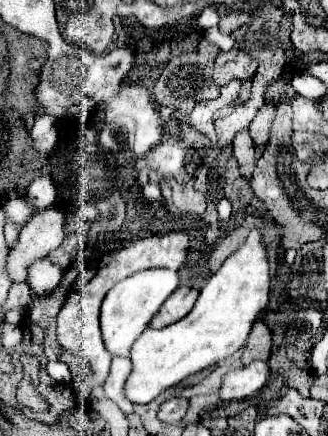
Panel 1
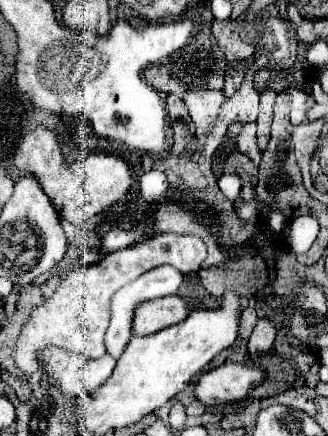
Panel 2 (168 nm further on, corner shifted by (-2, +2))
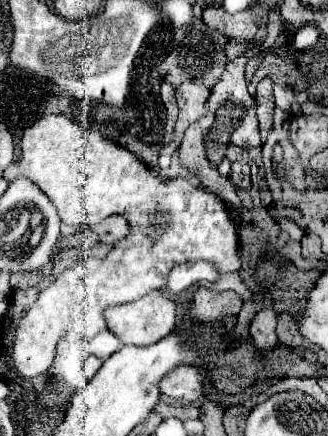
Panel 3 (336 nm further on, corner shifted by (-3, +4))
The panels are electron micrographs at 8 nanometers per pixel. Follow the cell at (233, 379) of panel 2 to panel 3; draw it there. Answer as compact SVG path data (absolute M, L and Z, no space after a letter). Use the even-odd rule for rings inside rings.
M178 365L172 369L172 373L166 373L158 389L162 395L184 401L184 403L196 403L202 399L204 389L204 371L190 367L190 365Z

